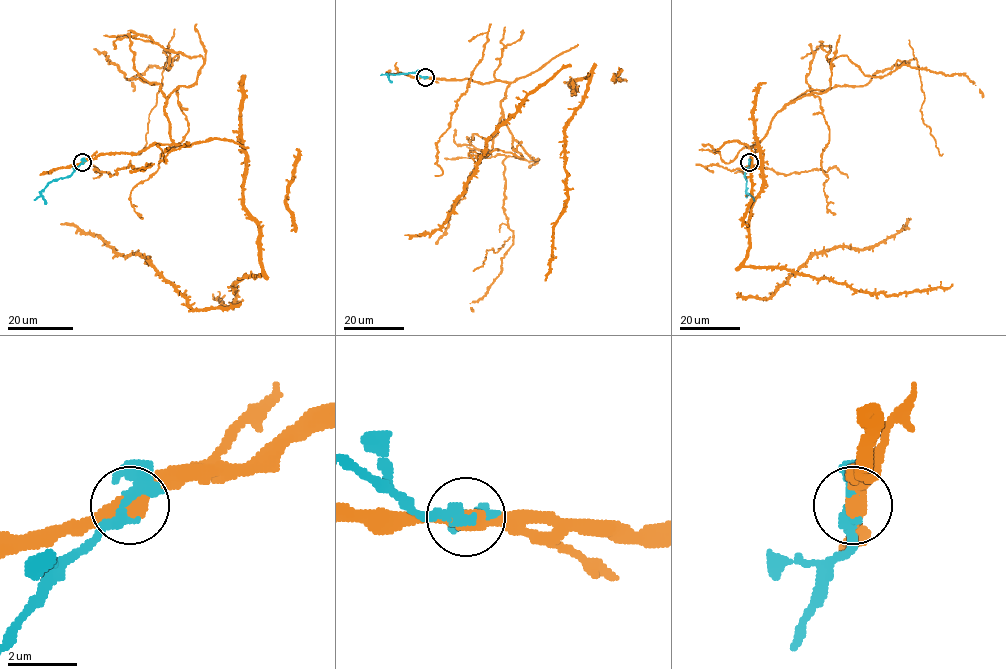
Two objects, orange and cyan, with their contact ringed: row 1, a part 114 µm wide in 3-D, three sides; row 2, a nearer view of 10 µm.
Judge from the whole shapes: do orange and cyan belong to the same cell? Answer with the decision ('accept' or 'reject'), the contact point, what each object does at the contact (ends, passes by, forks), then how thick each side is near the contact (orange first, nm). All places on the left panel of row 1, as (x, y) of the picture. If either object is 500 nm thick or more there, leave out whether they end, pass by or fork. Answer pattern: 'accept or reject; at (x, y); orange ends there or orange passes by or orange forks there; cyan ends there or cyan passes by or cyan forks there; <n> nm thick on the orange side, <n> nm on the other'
reject; at (82, 162); orange passes by; cyan passes by; 440 nm thick on the orange side, 360 nm on the other

